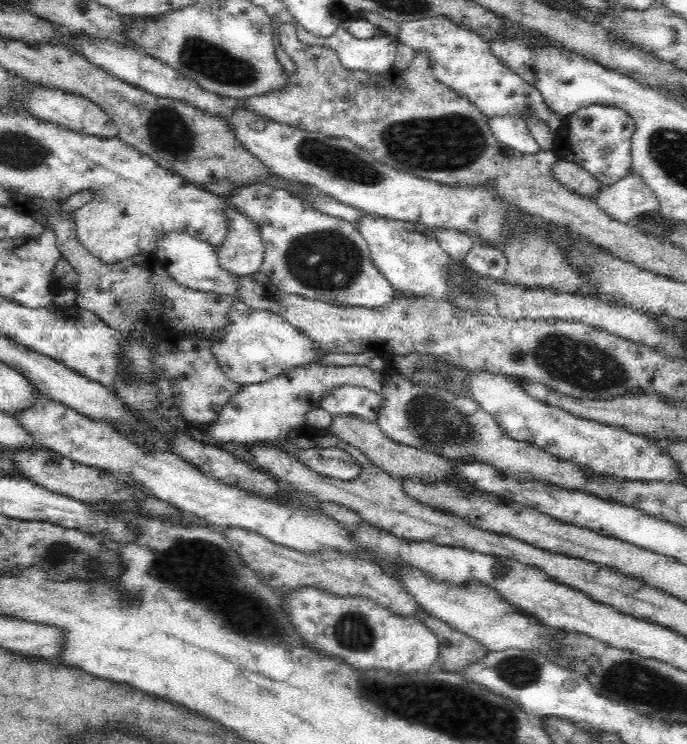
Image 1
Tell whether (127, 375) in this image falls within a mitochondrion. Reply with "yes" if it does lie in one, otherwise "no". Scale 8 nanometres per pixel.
no

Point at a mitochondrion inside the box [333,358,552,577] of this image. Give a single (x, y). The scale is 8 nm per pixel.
(432, 420)

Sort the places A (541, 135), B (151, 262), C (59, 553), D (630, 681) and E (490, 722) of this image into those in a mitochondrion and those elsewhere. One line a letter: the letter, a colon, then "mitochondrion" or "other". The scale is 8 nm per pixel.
A: other
B: other
C: mitochondrion
D: mitochondrion
E: mitochondrion

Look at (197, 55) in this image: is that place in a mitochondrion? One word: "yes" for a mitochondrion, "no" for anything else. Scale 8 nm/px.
yes

